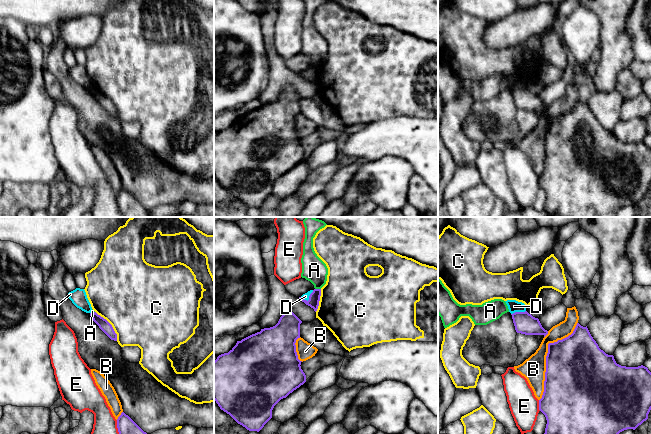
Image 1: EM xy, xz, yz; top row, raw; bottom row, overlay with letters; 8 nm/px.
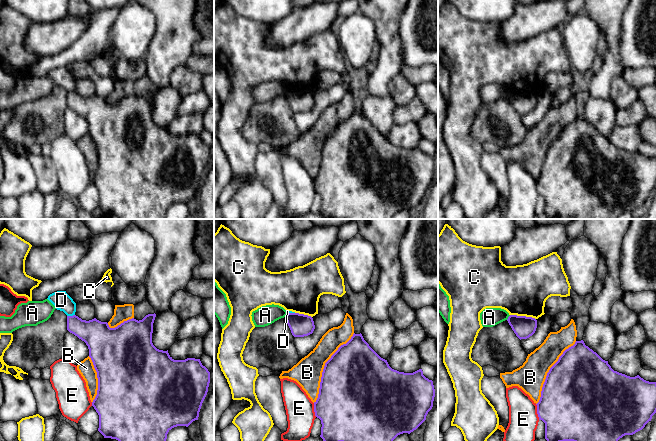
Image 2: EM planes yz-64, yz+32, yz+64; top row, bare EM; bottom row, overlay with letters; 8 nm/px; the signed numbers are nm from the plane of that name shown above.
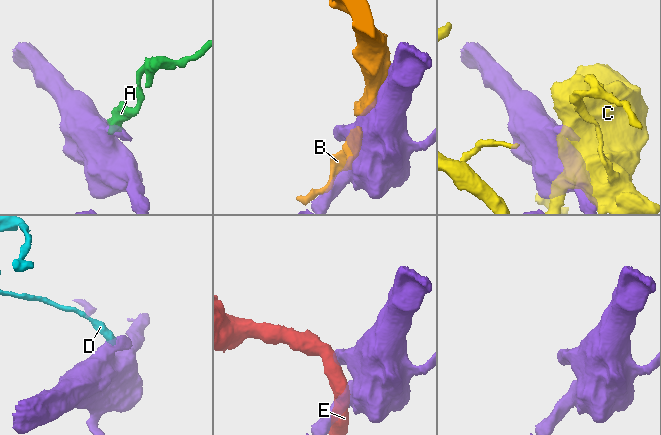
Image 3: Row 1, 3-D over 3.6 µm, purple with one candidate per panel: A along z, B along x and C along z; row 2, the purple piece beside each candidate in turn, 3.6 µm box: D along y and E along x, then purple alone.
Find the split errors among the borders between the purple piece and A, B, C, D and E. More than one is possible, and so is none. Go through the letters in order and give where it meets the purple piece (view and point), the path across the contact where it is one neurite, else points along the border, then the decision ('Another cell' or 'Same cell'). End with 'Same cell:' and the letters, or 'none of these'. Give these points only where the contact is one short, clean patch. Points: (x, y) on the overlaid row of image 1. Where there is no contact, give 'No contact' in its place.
A: Touches purple at xz (318, 289). Boundary: xz (315, 288), (320, 289). Another cell
B: Touches purple at yz (547, 355). Another cell
C: Touches purple at xy (111, 325). Another cell
D: Touches purple at xz (309, 299). Boundary: xz (313, 290), (307, 300), (300, 297). Another cell
E: Touches purple at yz (539, 405). Another cell
Same cell: none of these

